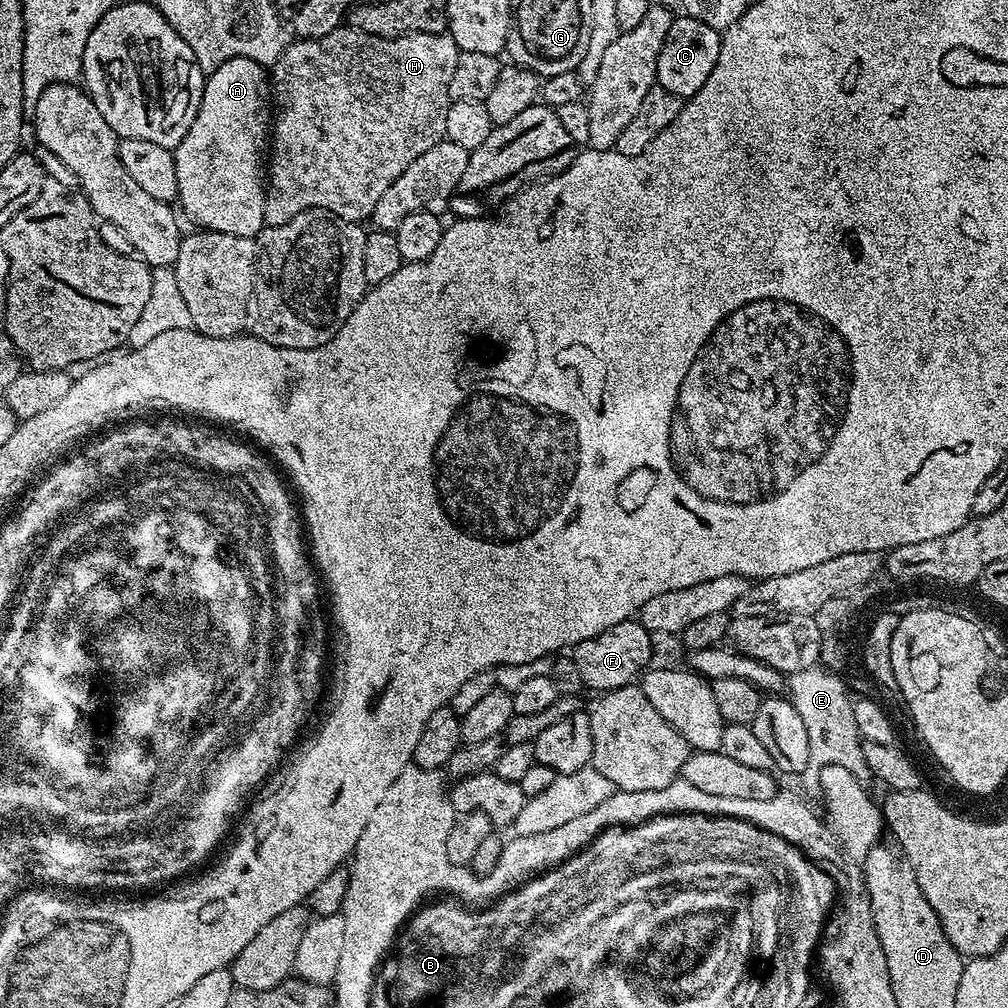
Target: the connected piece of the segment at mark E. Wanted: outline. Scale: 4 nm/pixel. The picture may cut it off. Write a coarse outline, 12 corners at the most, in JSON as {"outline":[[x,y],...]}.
{"outline":[[823,666],[791,673],[786,696],[816,760],[870,773],[853,697]]}

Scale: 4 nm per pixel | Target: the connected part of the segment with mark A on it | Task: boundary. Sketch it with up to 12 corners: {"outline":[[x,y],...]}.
{"outline":[[207,73],[174,149],[178,204],[209,232],[266,226],[270,76]]}

